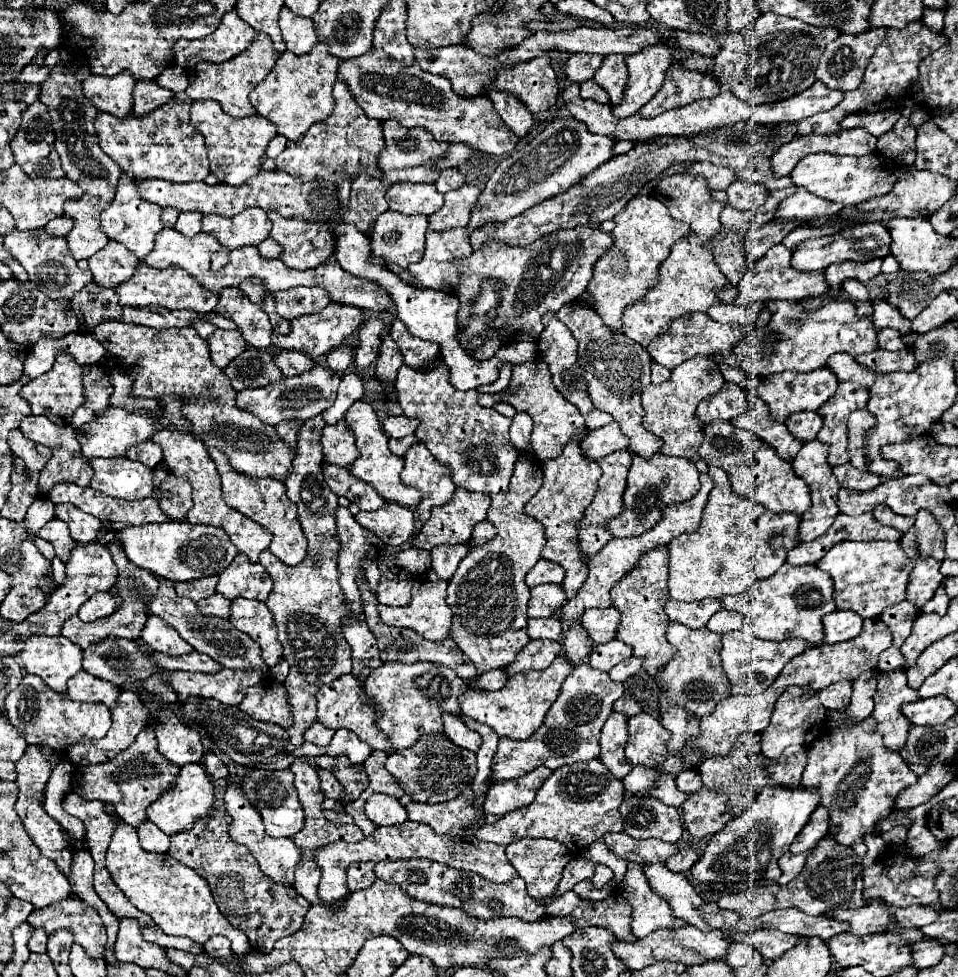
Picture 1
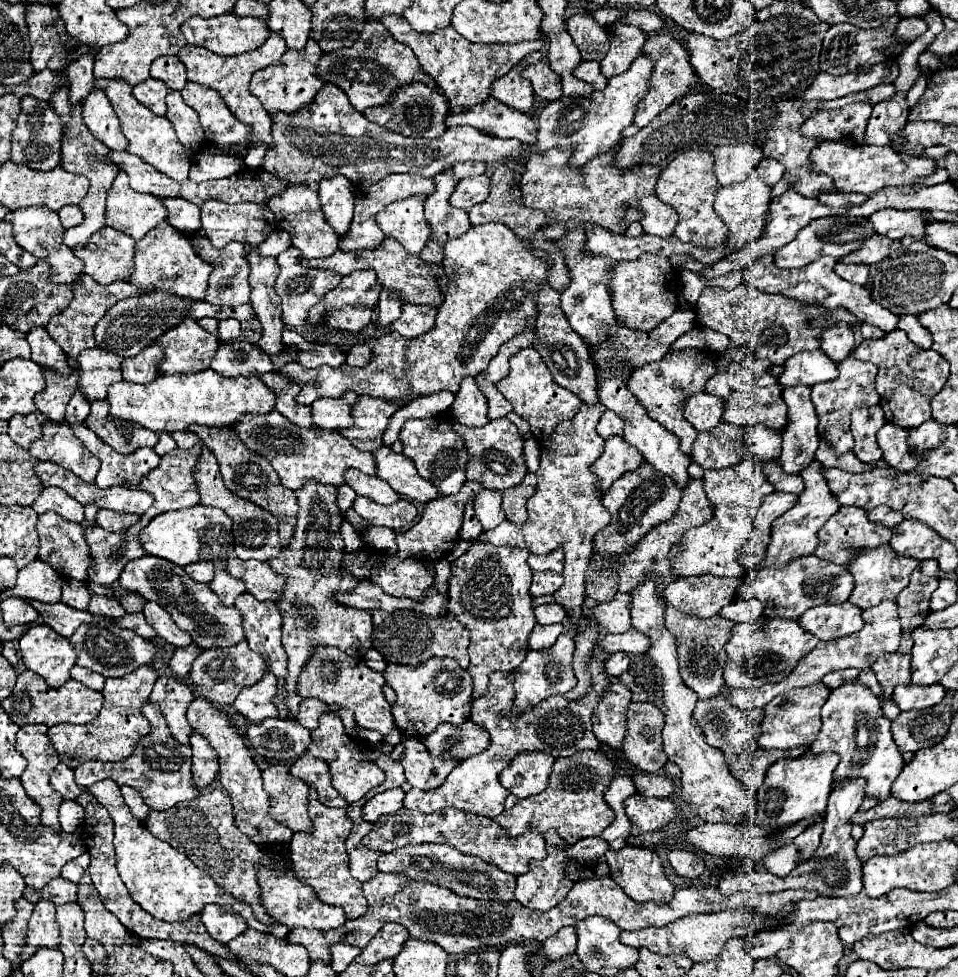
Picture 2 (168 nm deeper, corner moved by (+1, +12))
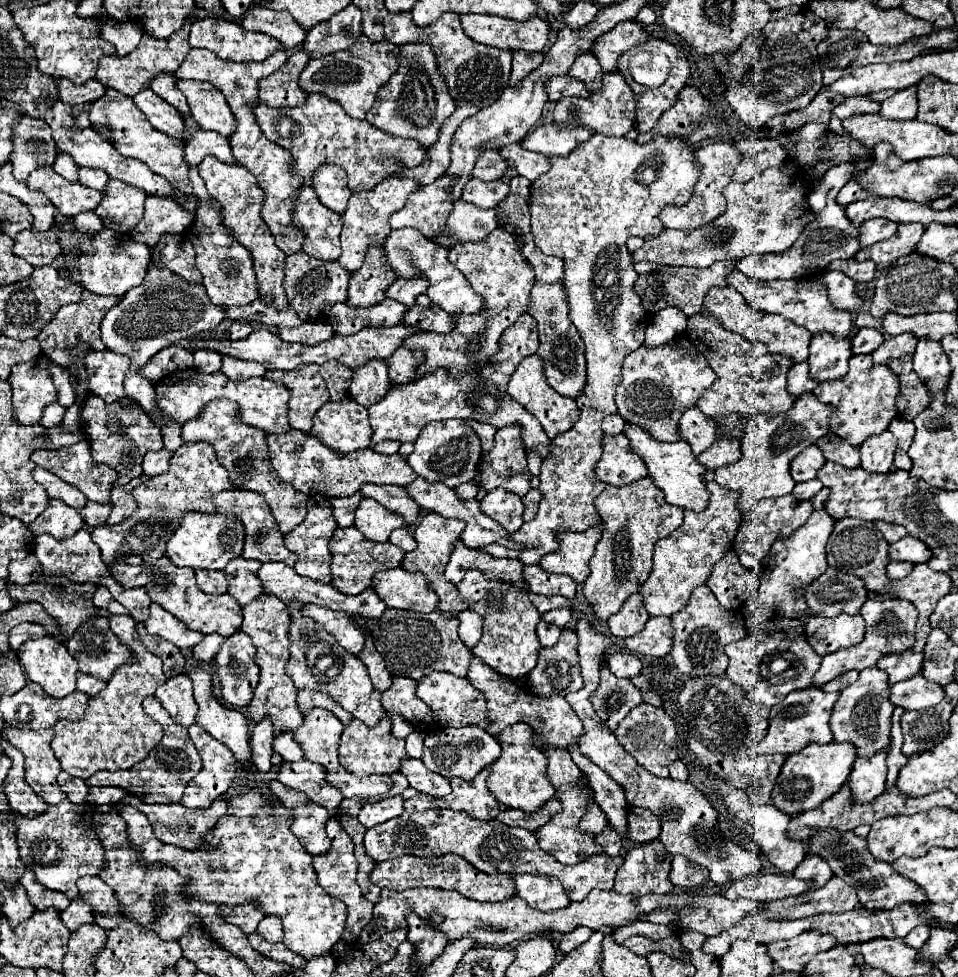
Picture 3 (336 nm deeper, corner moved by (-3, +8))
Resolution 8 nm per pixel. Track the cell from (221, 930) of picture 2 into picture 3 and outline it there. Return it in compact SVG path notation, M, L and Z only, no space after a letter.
M244 903L240 907L220 907L220 913L224 917L226 923L232 923L236 927L240 927L246 935L254 933L258 923L264 919L264 913L258 911L256 907L252 907L252 903Z

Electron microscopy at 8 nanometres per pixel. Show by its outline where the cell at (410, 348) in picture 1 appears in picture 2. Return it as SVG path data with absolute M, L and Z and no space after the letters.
M406 303L400 319L396 319L392 323L392 329L398 331L402 337L412 339L412 337L418 337L418 335L430 331L434 327L434 319L436 319L434 307Z

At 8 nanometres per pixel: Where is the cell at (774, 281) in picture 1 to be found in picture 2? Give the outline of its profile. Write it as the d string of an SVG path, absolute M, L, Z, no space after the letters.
M768 253L762 259L754 261L754 265L746 271L744 285L758 287L764 293L782 293L782 295L788 295L788 297L792 297L796 301L804 301L804 303L820 303L820 307L824 307L826 311L834 311L836 307L844 307L846 311L856 315L858 321L862 321L862 323L876 325L886 333L896 329L896 323L900 321L900 317L890 313L888 309L880 307L878 303L874 303L874 299L870 297L870 291L866 291L862 285L854 285L854 283L840 279L834 273L834 265L836 265L836 259L820 257L816 263L810 263L802 269L778 269L774 265L772 253Z

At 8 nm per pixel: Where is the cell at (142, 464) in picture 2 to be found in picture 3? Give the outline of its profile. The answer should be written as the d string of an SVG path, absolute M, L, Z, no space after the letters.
M162 449L162 451L148 451L144 455L144 463L142 463L142 471L144 475L160 475L168 471L168 461L170 461L172 453Z

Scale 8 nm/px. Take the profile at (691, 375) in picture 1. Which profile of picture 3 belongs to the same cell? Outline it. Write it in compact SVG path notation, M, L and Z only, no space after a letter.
M685 336L678 337L669 343L660 345L660 347L654 347L654 349L652 347L640 347L632 355L628 355L628 359L624 359L622 383L618 385L618 393L616 393L618 413L626 421L634 421L636 425L650 429L650 433L658 441L678 441L678 439L682 439L682 433L680 433L680 427L678 427L680 415L686 409L690 409L692 405L696 405L700 395L714 383L714 379L716 379L716 375L714 375L712 367L708 365L706 357Z

